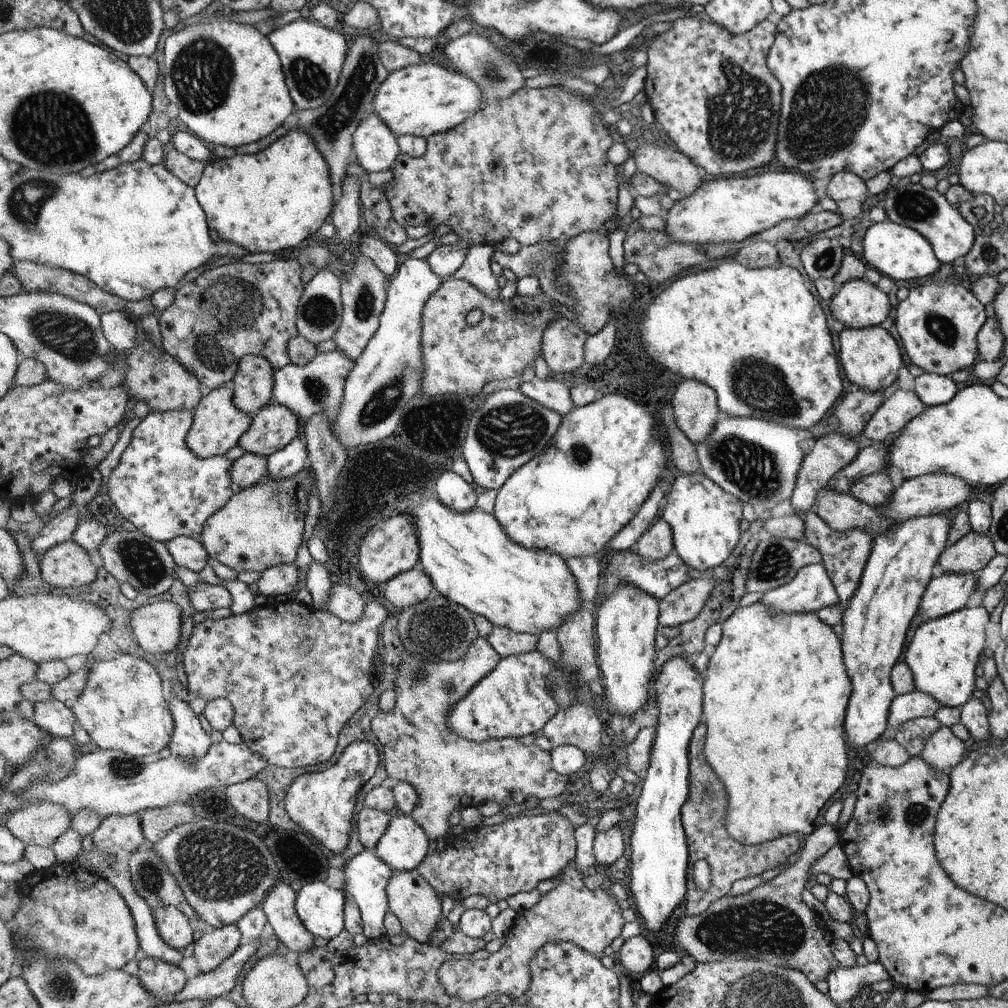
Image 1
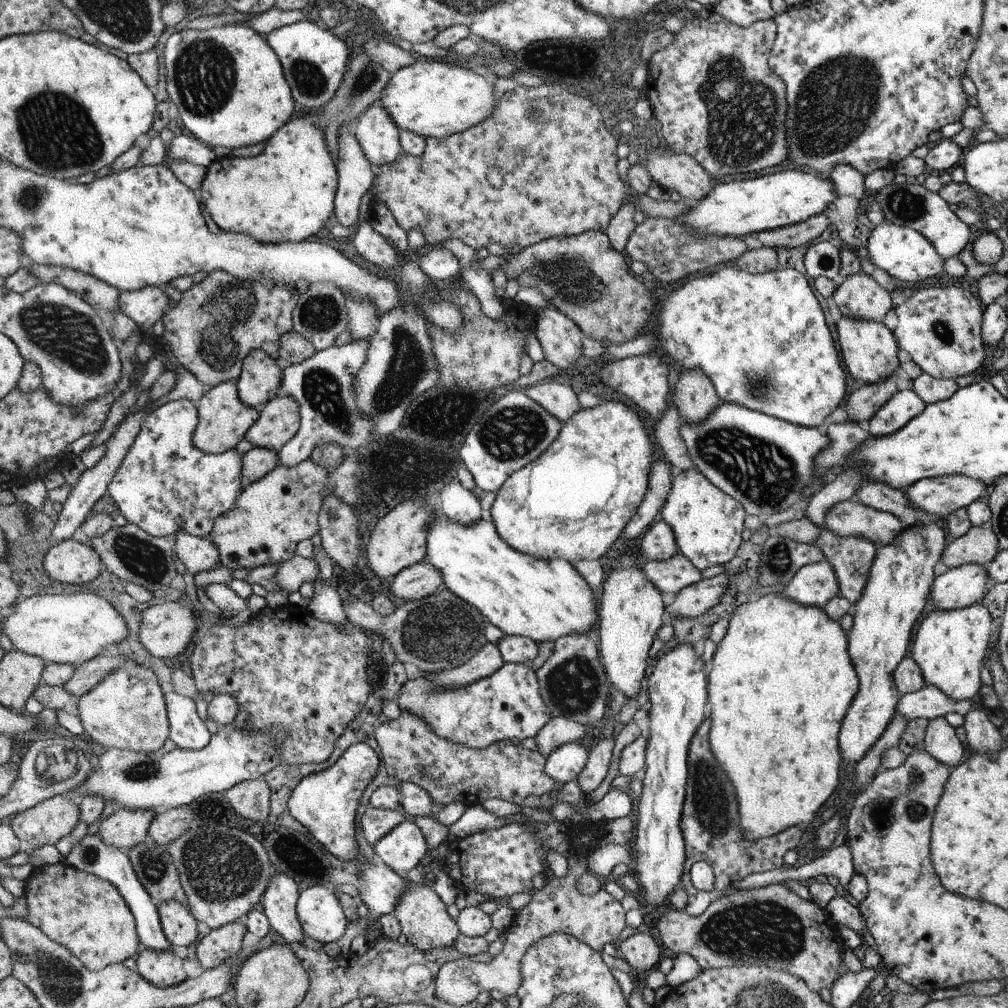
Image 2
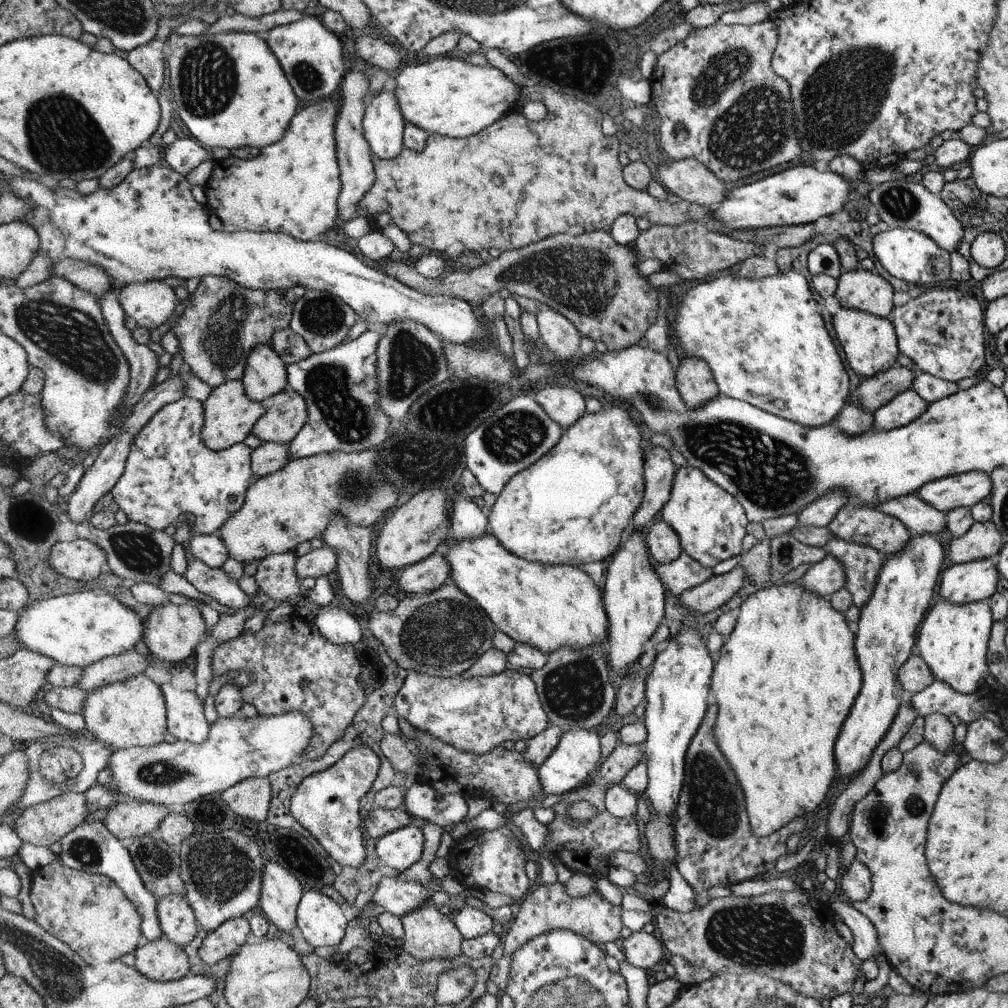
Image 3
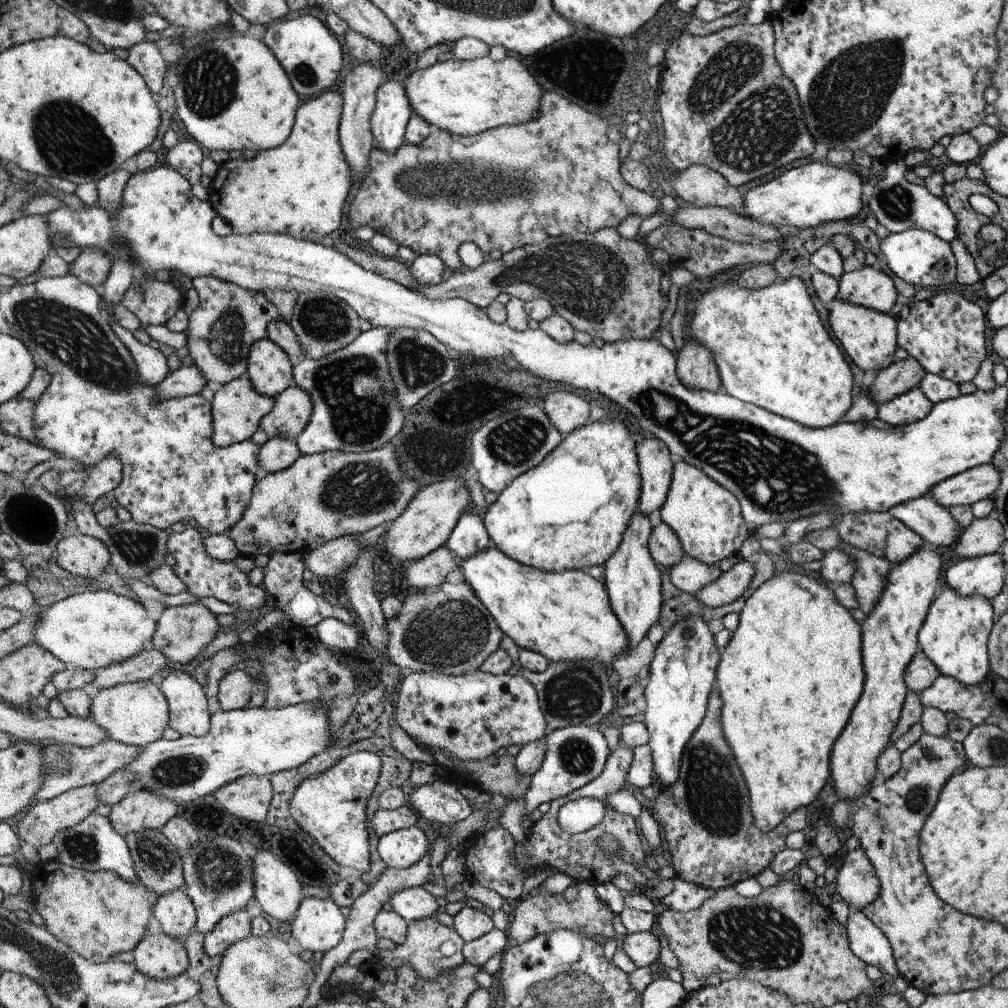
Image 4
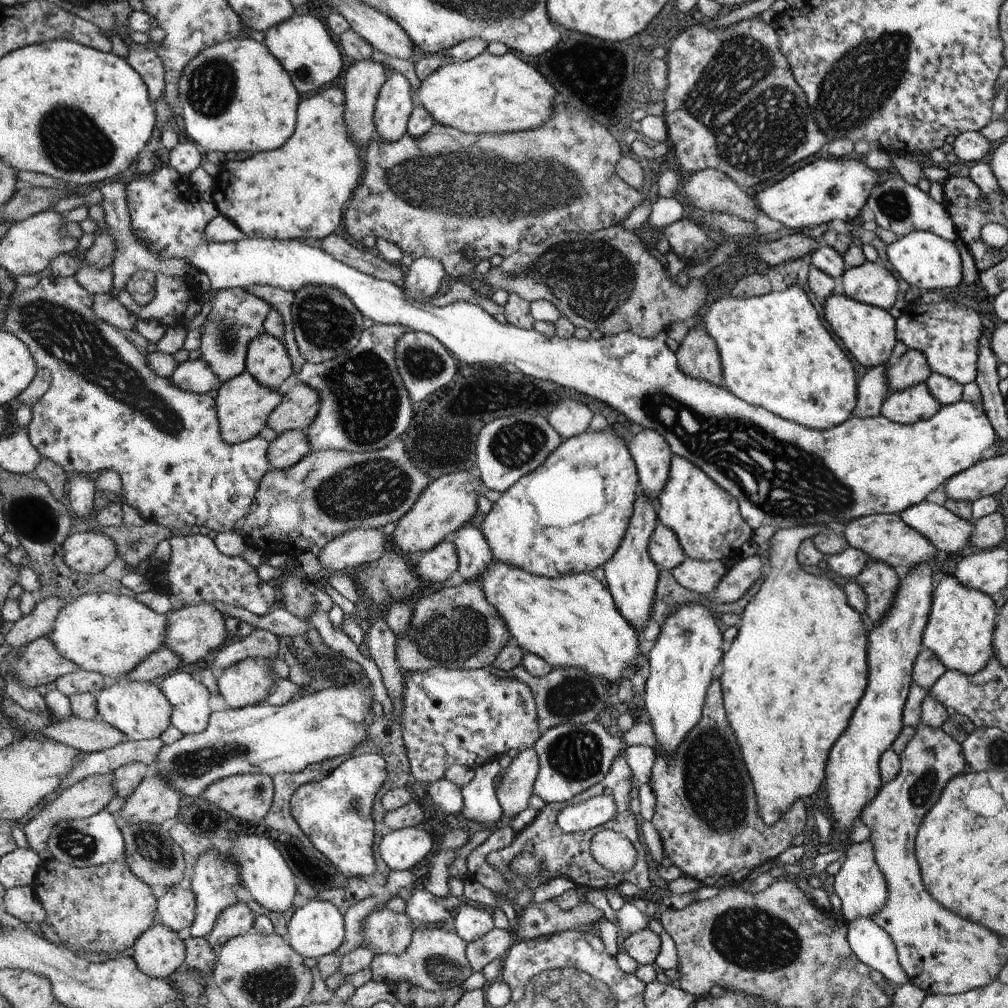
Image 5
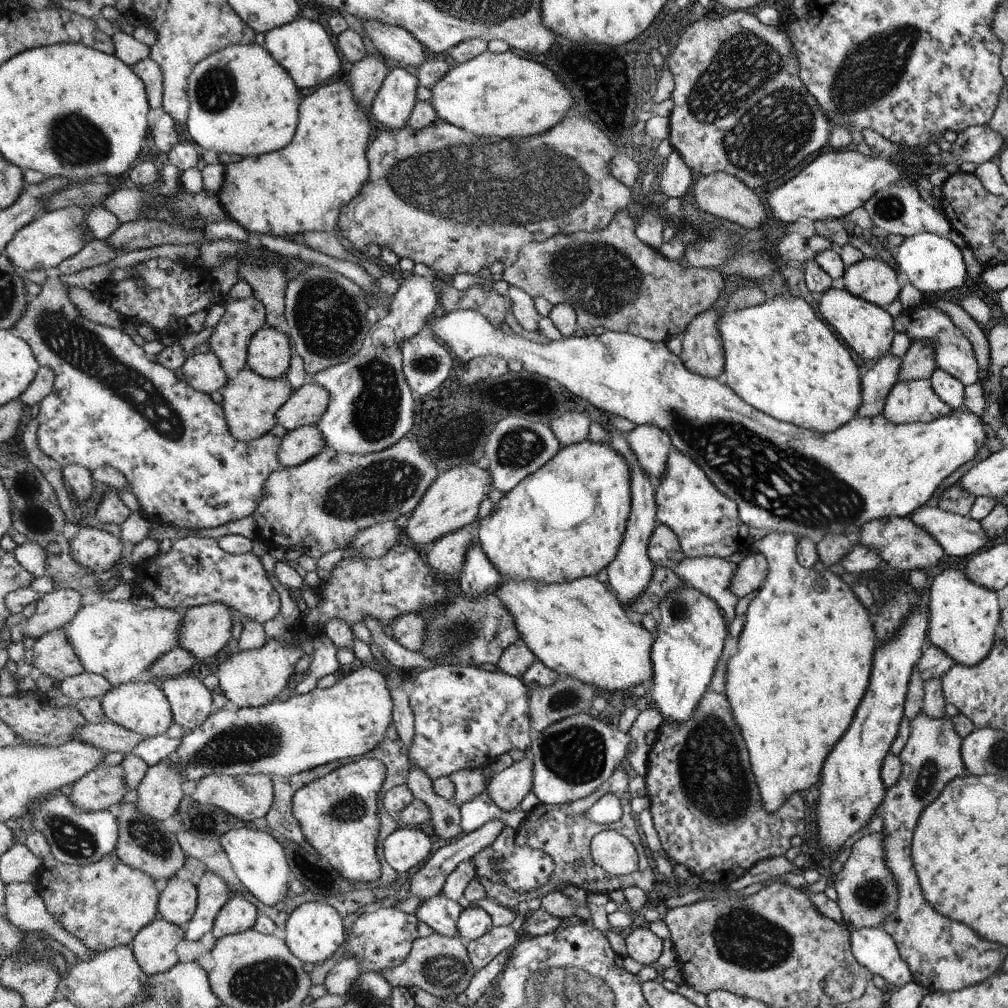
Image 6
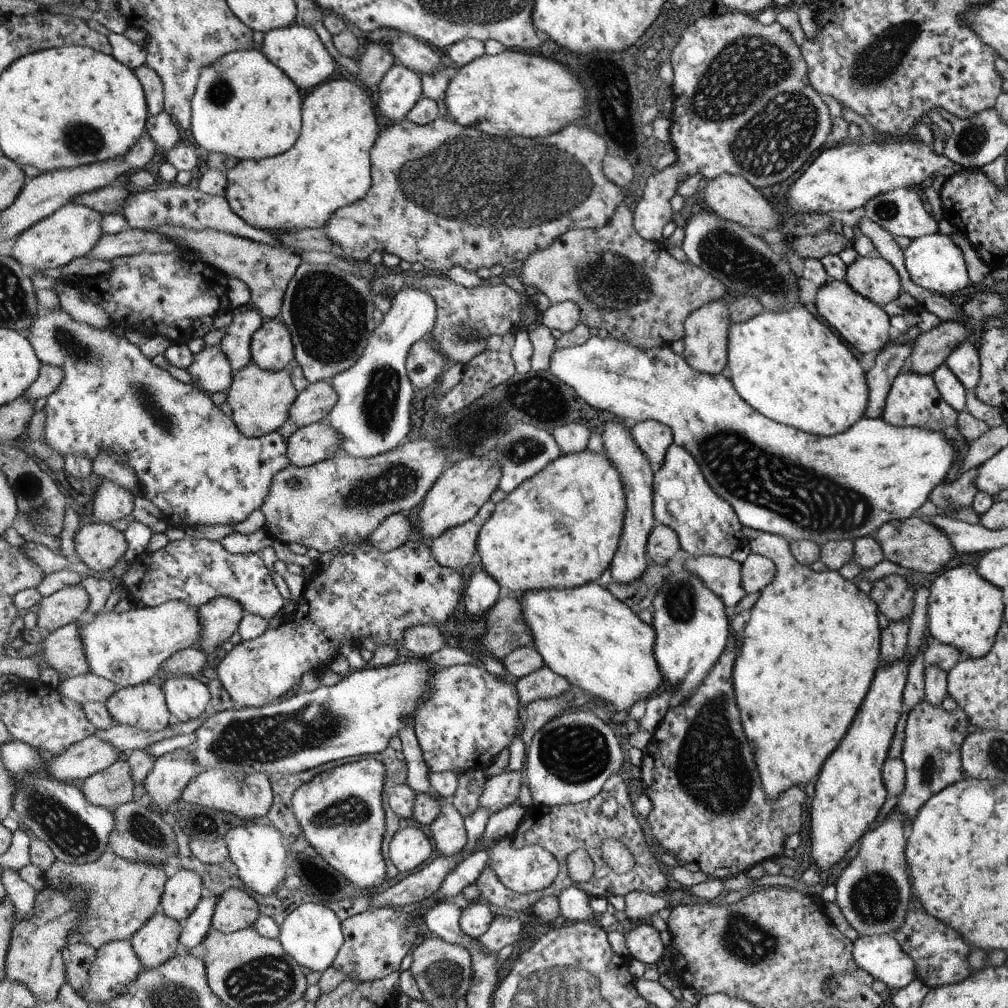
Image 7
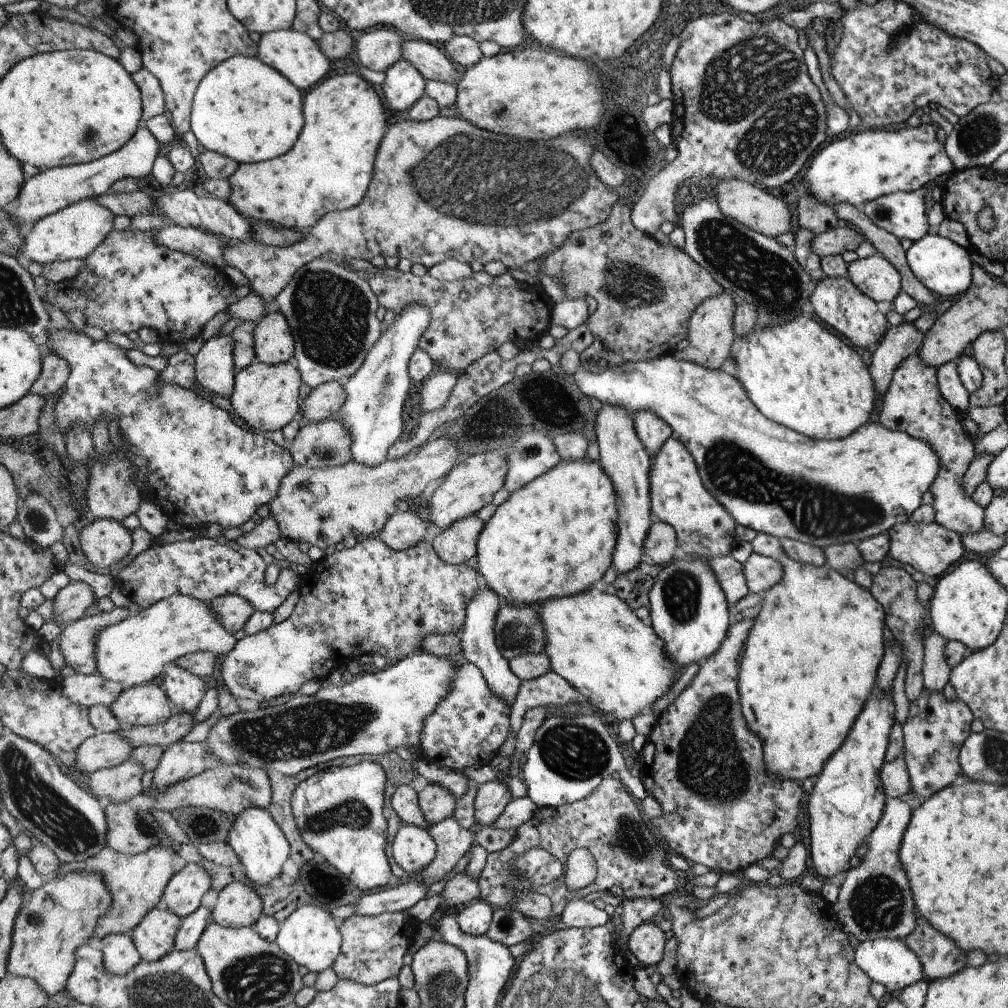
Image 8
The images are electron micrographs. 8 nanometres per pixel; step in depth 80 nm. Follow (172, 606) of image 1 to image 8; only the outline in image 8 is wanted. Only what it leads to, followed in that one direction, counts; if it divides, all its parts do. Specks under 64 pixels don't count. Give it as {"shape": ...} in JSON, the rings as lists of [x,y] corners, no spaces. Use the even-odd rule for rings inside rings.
{"shape":[[[237,594],[219,596],[218,599],[211,601],[210,605],[221,618],[224,628],[232,634],[242,630],[250,615],[255,611],[249,600]]]}

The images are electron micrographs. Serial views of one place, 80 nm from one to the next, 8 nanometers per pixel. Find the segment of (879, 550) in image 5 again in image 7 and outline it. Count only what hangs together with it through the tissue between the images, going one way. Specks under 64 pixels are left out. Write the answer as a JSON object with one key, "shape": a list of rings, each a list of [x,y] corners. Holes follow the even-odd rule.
{"shape":[[[920,516],[886,523],[879,528],[874,538],[881,544],[886,559],[923,574],[932,574],[932,572],[942,570],[957,554],[949,536],[946,536],[940,527]]]}

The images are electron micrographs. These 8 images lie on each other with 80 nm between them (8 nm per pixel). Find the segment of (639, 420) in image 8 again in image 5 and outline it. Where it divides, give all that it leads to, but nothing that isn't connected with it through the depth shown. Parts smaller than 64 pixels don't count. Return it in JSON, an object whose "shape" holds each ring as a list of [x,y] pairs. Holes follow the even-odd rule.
{"shape":[[[655,430],[635,434],[627,448],[634,458],[639,475],[639,489],[648,496],[658,496],[665,487],[673,452],[668,441]]]}

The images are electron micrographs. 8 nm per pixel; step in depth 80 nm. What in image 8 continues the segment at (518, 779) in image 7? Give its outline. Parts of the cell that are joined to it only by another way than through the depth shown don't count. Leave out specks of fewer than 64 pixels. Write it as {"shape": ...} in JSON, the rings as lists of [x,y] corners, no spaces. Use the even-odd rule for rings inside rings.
{"shape":[[[498,779],[478,785],[474,801],[476,823],[492,827],[511,800],[510,789]]]}

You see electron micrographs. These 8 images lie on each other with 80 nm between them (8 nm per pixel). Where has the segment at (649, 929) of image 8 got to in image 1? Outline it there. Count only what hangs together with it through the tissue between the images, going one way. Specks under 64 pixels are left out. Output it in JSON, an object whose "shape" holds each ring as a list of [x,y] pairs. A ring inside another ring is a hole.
{"shape":[[[642,935],[629,938],[621,946],[618,954],[618,966],[629,976],[635,972],[646,972],[654,962],[654,948]]]}

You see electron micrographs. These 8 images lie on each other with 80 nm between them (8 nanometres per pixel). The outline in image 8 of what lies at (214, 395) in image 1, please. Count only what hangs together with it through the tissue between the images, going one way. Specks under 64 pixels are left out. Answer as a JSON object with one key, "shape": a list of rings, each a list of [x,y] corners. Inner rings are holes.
{"shape":[[[294,360],[275,365],[256,361],[236,374],[235,390],[230,401],[248,426],[261,431],[282,430],[294,420],[294,416],[298,416],[302,383],[302,373]]]}

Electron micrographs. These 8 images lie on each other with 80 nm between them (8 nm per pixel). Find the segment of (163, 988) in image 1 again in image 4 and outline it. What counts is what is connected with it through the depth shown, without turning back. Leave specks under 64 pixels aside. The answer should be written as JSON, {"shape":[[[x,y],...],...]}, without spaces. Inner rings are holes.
{"shape":[[[155,928],[134,948],[136,968],[153,979],[169,979],[182,974],[188,966],[186,948],[164,931]]]}

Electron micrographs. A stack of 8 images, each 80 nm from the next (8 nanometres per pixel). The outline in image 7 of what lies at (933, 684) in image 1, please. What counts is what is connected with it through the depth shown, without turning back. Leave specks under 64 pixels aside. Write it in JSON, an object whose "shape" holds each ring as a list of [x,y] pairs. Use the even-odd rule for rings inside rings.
{"shape":[[[972,564],[946,569],[942,574],[938,574],[929,589],[931,593],[927,610],[927,632],[930,637],[958,648],[963,658],[977,659],[988,654],[1004,621],[1002,589],[989,583]]]}

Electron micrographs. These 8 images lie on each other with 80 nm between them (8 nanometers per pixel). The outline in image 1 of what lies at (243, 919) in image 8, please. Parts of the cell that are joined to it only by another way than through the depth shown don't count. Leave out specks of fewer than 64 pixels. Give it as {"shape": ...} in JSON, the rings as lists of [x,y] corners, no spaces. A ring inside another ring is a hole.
{"shape":[[[237,923],[214,929],[195,942],[194,954],[200,973],[214,971],[223,960],[240,948],[240,931]]]}

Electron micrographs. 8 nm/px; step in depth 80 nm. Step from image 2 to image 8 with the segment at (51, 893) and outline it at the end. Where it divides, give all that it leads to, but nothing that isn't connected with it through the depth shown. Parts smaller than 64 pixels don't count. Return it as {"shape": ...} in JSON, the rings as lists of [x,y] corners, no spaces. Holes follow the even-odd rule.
{"shape":[[[167,843],[150,847],[138,855],[125,855],[106,845],[102,852],[87,858],[85,861],[61,864],[57,872],[69,873],[86,869],[87,871],[96,871],[104,876],[105,883],[113,898],[113,906],[110,911],[98,919],[95,926],[96,940],[100,943],[106,935],[132,932],[148,915],[148,912],[151,912],[152,908],[161,902],[160,898],[162,898],[162,892],[165,891],[164,888],[167,888],[167,884],[171,882],[170,878],[175,876],[172,860],[178,854],[174,854],[174,851]]]}

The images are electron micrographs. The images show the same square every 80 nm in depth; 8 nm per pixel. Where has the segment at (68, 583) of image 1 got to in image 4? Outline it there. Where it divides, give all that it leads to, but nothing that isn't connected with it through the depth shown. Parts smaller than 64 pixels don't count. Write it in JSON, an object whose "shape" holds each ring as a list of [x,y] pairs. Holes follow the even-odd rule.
{"shape":[[[85,534],[64,537],[57,549],[57,563],[64,570],[96,581],[111,562],[111,551],[104,541]]]}

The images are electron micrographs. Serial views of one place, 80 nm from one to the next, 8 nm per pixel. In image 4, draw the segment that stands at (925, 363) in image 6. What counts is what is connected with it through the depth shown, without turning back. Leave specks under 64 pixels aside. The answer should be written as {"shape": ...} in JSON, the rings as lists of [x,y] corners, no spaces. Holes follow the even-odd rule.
{"shape":[[[908,356],[883,368],[869,386],[869,391],[879,406],[911,388],[918,387],[926,373],[927,370],[916,358]]]}

